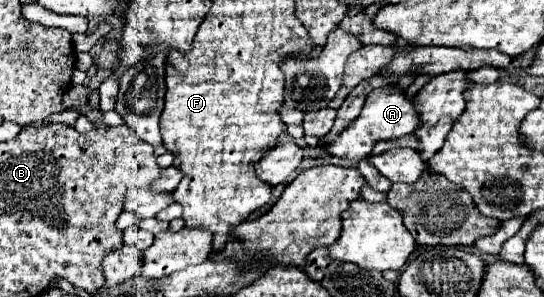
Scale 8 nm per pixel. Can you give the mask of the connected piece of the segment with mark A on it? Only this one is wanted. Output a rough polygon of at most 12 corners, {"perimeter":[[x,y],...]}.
{"perimeter":[[398,87],[374,89],[334,141],[360,161],[376,141],[412,135],[418,113]]}

